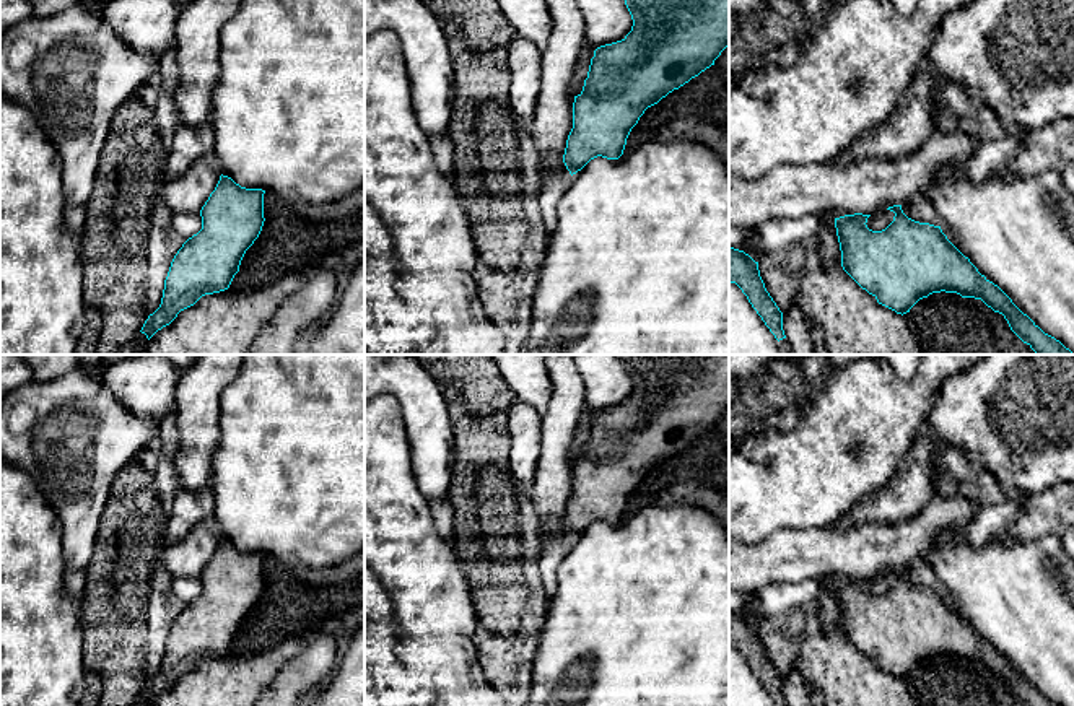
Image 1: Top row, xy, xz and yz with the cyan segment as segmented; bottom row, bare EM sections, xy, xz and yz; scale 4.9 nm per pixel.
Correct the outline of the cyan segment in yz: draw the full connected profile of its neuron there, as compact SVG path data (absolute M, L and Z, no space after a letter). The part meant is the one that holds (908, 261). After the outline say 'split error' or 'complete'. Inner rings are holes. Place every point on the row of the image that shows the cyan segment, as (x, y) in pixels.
M902 205L887 210L895 216L882 231L867 228L871 215L835 218L843 270L879 304L903 316L932 293L957 293L981 299L1002 314L1011 330L1037 355L1074 355L981 275L941 226L908 218Z; complete

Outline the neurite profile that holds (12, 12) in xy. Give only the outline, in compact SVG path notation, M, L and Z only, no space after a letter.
M0 0L0 31L7 31L33 16L33 5L29 0Z

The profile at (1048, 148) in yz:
M1059 119L1051 125L1027 130L1024 146L993 174L1004 179L1043 176L1063 171L1074 163L1074 119Z

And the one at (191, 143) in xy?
M210 120L194 127L179 122L174 133L172 148L164 166L166 182L181 177L192 163L200 158L207 158L213 148L215 129Z

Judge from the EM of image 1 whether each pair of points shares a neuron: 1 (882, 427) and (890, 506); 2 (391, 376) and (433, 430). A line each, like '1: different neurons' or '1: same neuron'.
1: different neurons
2: same neuron

